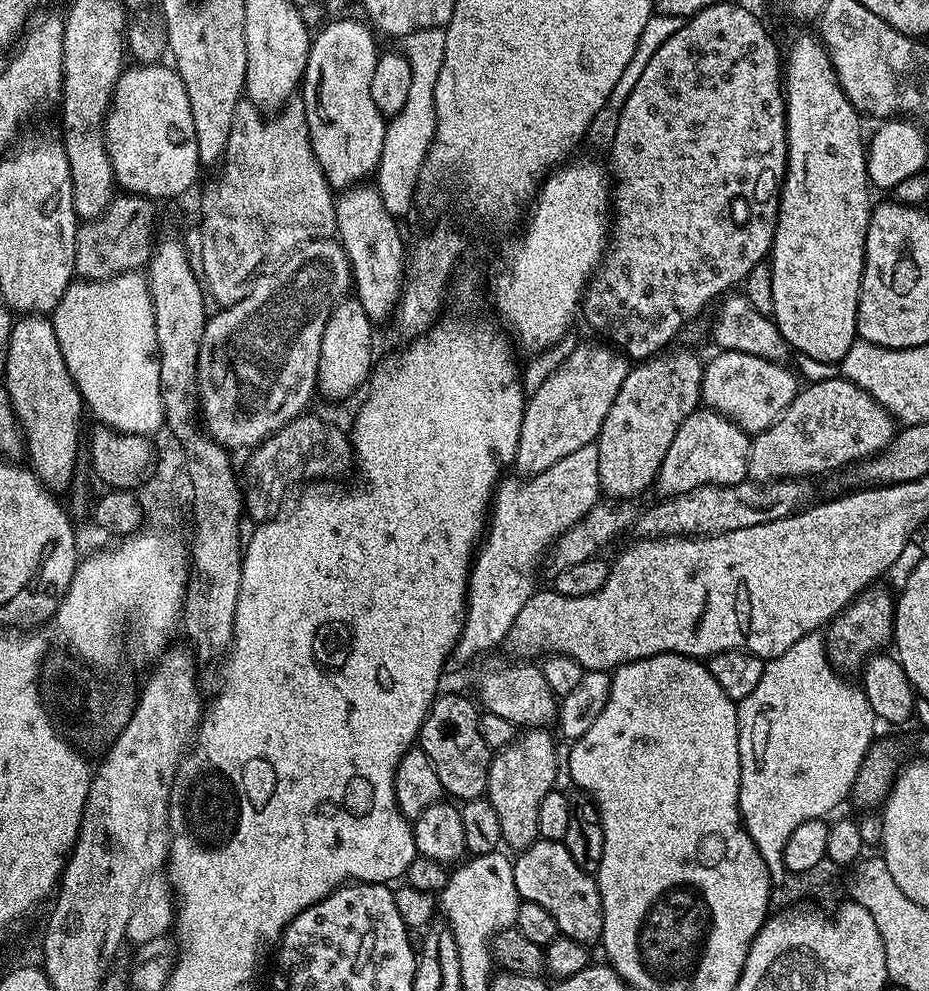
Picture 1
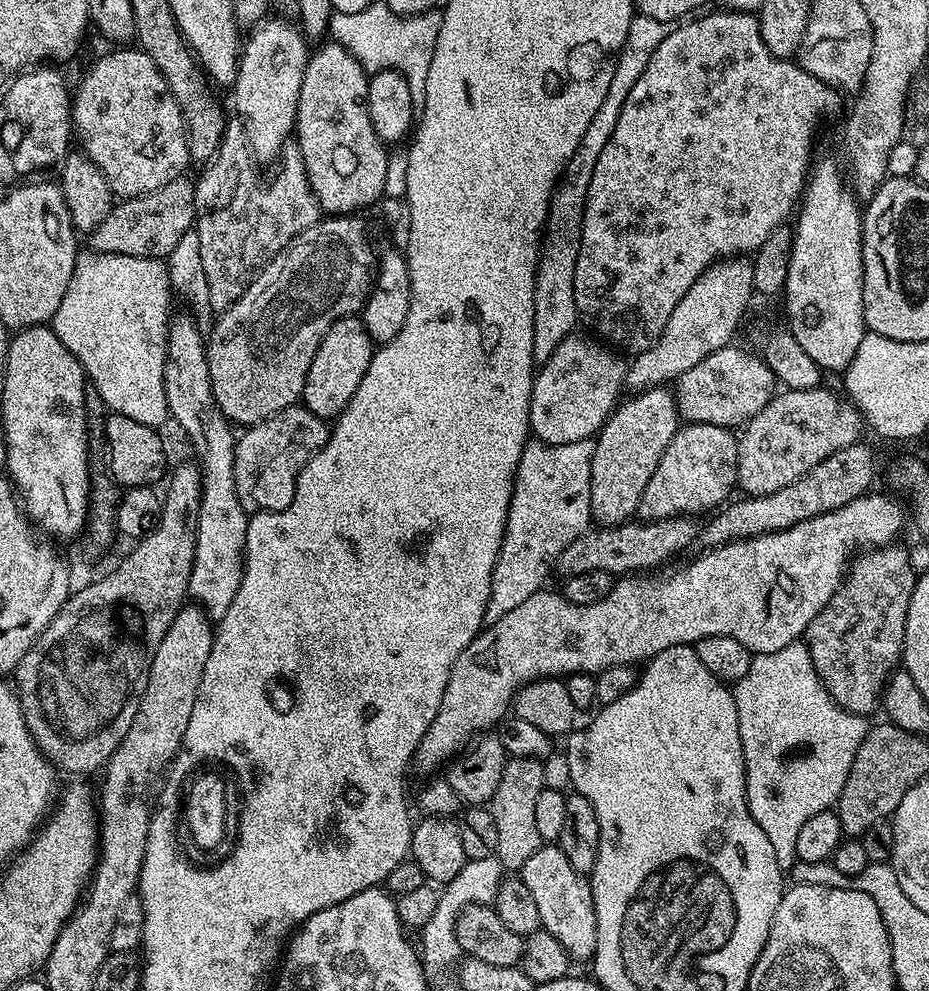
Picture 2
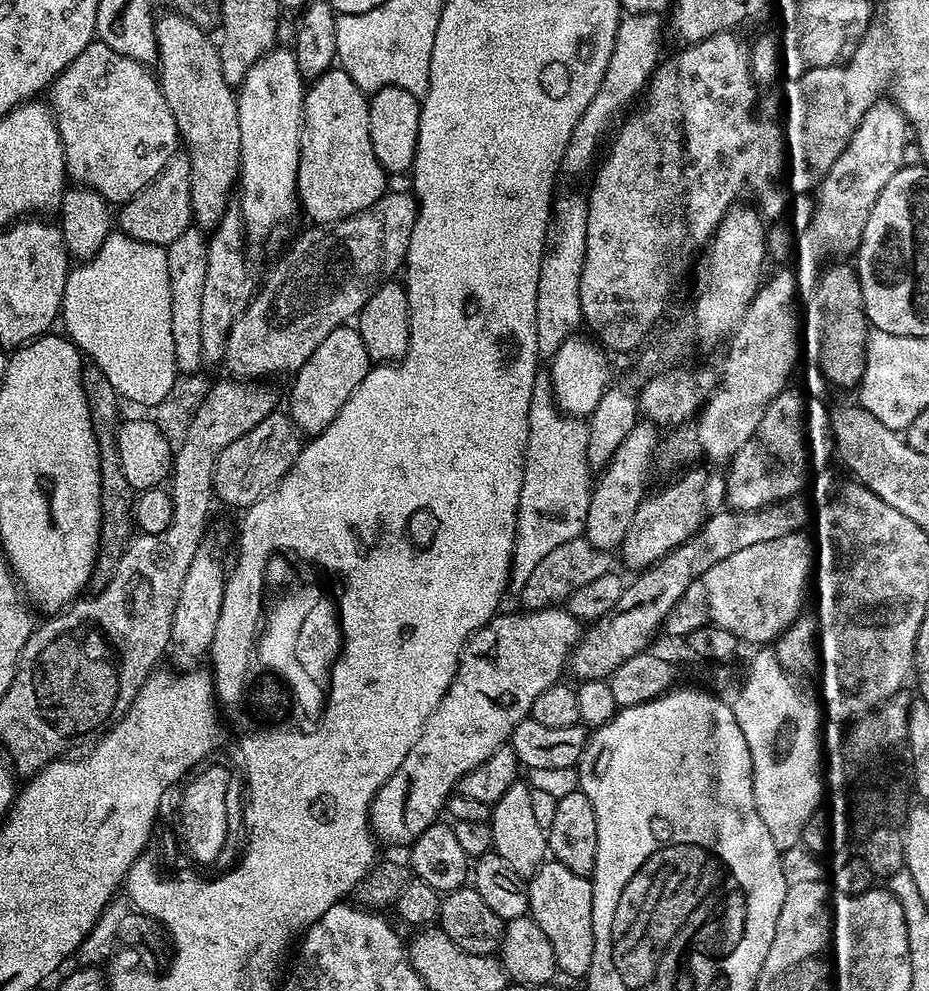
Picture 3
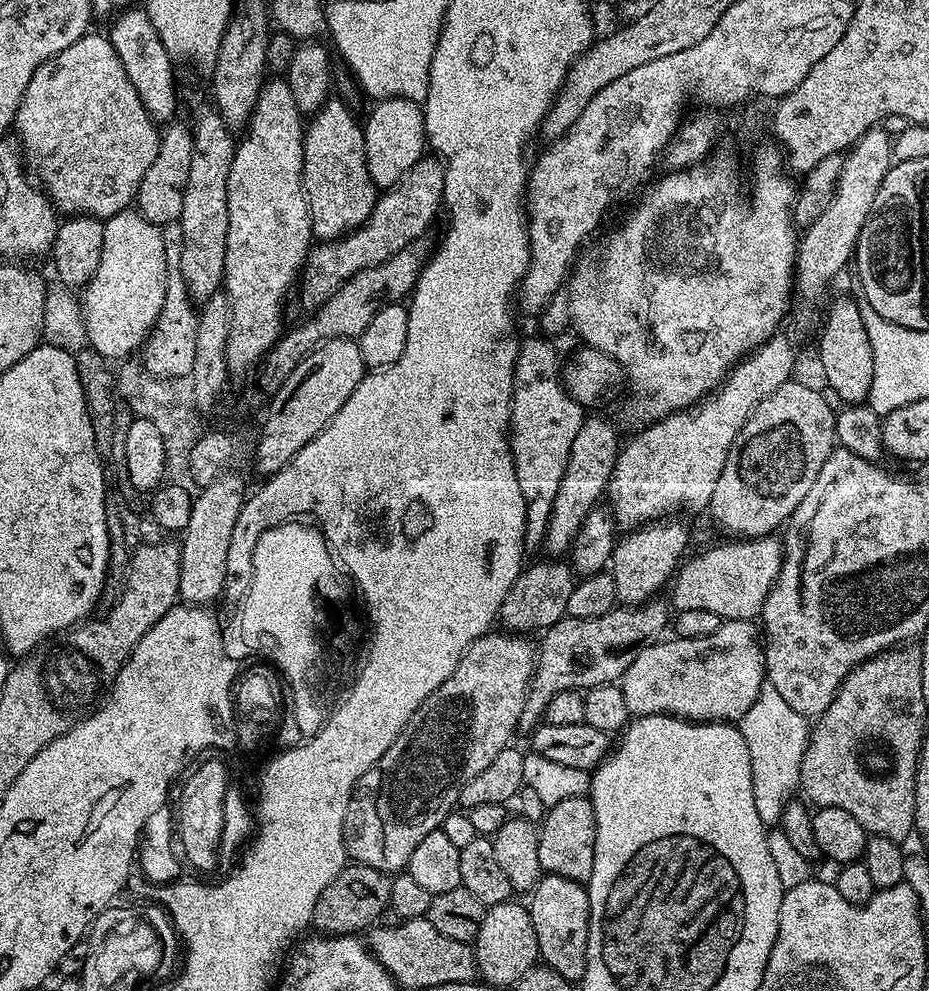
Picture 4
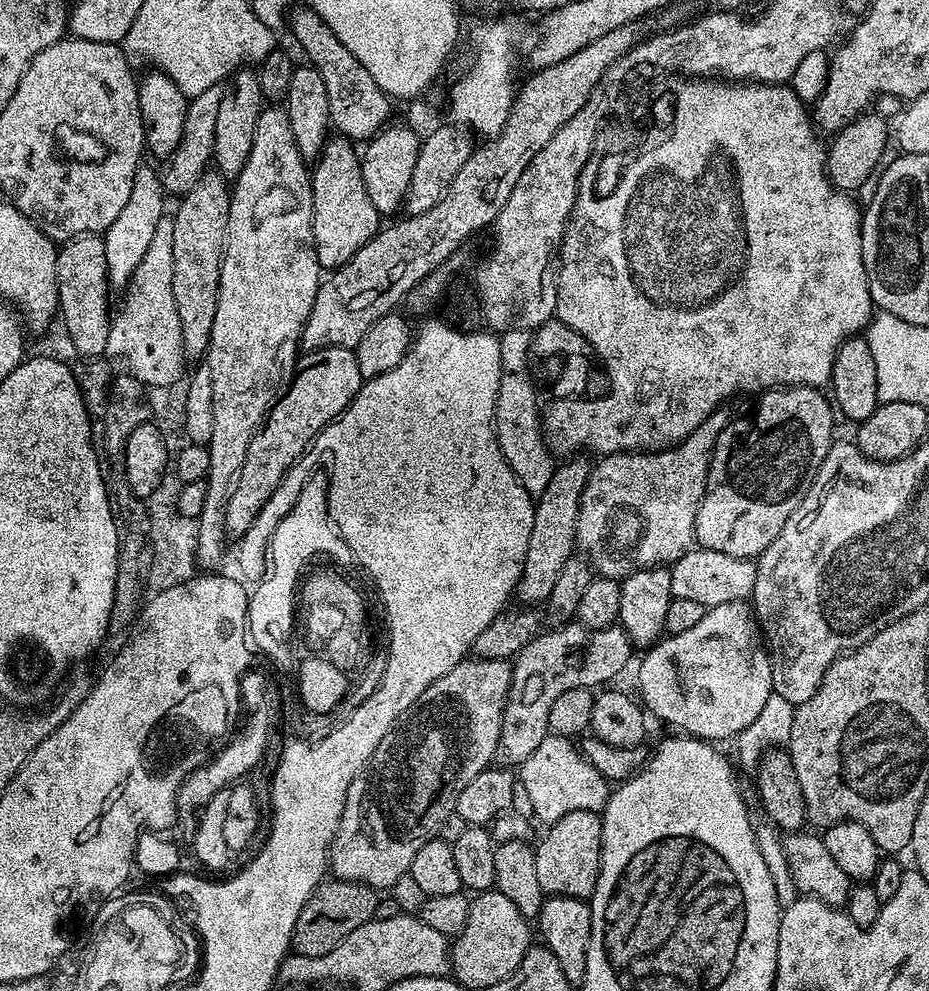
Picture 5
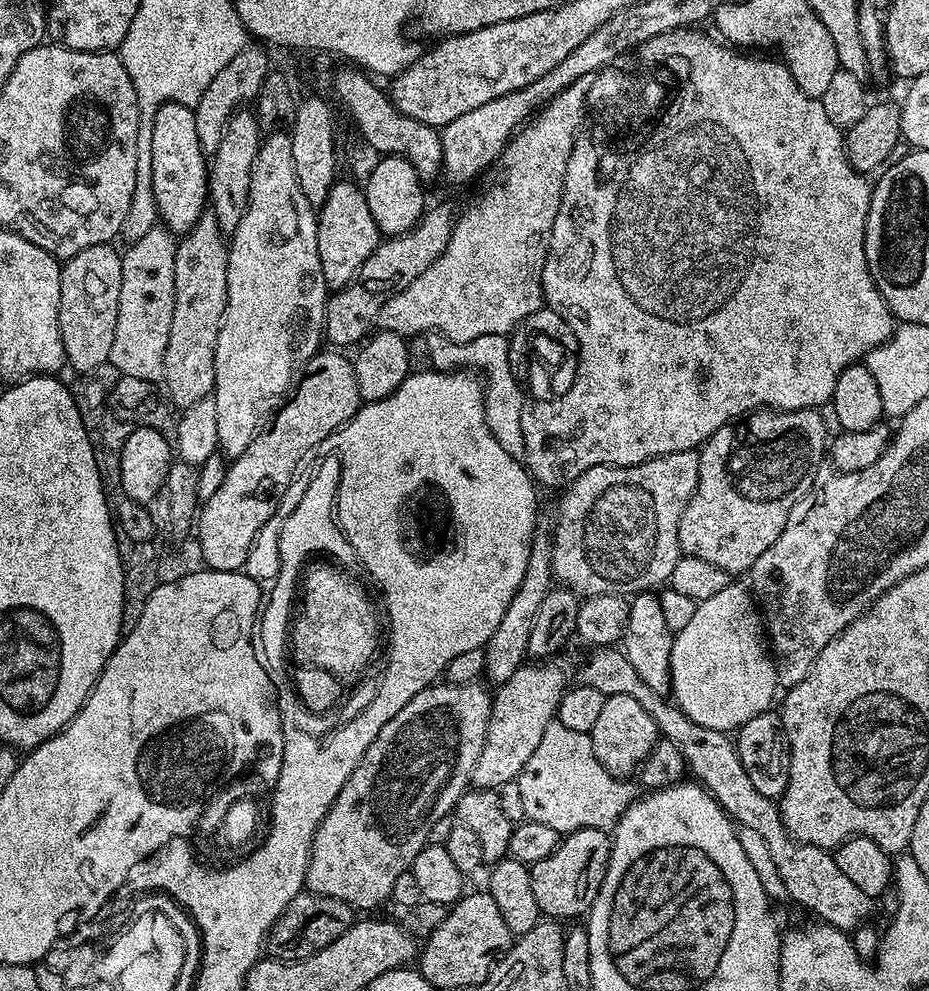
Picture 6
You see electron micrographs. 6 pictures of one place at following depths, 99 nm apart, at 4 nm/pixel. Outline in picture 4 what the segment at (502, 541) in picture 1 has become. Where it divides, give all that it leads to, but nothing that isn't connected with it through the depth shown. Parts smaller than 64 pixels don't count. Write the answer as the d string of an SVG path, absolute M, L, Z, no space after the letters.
M543 335L524 336L520 341L518 358L512 375L512 404L508 419L508 444L512 447L514 474L518 474L518 490L526 502L526 530L524 543L529 549L539 549L544 542L544 535L554 510L554 498L558 498L558 486L562 486L562 474L566 474L566 462L570 462L570 446L578 435L578 426L582 426L586 412L579 399L564 389L560 381L560 356L551 339Z

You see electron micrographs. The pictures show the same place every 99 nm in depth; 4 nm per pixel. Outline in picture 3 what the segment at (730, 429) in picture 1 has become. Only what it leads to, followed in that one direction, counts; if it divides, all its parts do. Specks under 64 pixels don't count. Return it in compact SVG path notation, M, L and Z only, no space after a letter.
M692 466L681 472L684 473L665 488L657 492L649 491L638 506L630 521L630 530L626 530L626 538L618 549L618 556L624 559L626 567L643 570L656 564L663 556L670 554L670 550L682 546L686 538L694 535L713 514L725 507L726 476L723 471L712 466Z

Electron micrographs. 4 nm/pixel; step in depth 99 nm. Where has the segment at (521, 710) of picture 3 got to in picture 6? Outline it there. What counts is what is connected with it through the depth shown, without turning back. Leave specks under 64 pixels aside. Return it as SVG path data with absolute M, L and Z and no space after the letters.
M437 682L432 687L424 688L418 694L414 694L414 698L410 698L410 702L406 702L406 706L402 706L402 710L398 710L398 714L394 714L394 718L390 718L390 722L386 722L386 726L382 726L382 730L378 730L378 738L374 738L374 742L370 742L370 750L366 750L366 754L362 754L354 774L350 774L346 786L342 786L338 798L333 802L332 808L314 834L312 853L308 859L308 873L304 879L307 891L338 898L342 902L352 905L356 910L376 908L383 900L387 901L391 897L394 881L398 879L398 874L409 871L416 855L424 849L425 844L429 843L430 826L434 826L434 822L438 822L438 818L449 815L455 809L460 795L469 791L472 771L484 749L486 730L490 722L493 693L487 692L487 690L489 691L480 682L471 684Z

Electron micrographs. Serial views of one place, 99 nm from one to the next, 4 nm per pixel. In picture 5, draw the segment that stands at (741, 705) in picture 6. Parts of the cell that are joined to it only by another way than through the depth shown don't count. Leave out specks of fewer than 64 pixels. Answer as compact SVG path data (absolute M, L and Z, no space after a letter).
M748 600L722 602L720 606L705 611L696 626L682 630L682 634L665 635L643 653L640 673L636 684L640 687L638 700L649 713L660 720L673 724L673 729L709 742L731 741L740 735L754 718L758 718L766 698L774 695L772 690L772 657L766 647L761 625Z

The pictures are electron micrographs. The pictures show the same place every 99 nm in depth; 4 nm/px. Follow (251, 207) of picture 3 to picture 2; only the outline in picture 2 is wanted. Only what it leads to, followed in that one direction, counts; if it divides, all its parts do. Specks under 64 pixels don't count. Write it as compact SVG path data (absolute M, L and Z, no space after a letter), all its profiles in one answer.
M279 18L261 20L243 41L240 66L230 95L236 103L235 115L244 121L246 138L257 161L275 161L296 131L298 94L310 55L310 48L304 43L305 37L295 23Z

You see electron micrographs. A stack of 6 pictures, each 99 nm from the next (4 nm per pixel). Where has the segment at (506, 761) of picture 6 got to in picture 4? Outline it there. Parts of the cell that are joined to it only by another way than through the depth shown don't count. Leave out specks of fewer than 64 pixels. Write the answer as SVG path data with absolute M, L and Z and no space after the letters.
M653 598L647 604L617 606L598 618L565 615L564 619L550 626L539 637L540 648L538 644L534 675L528 697L522 706L519 731L531 733L541 723L546 702L550 702L550 698L562 690L587 690L603 684L616 684L624 677L626 670L630 670L630 662L634 662L644 648L649 648L665 635L664 627L667 624L669 627L670 604L664 598Z

